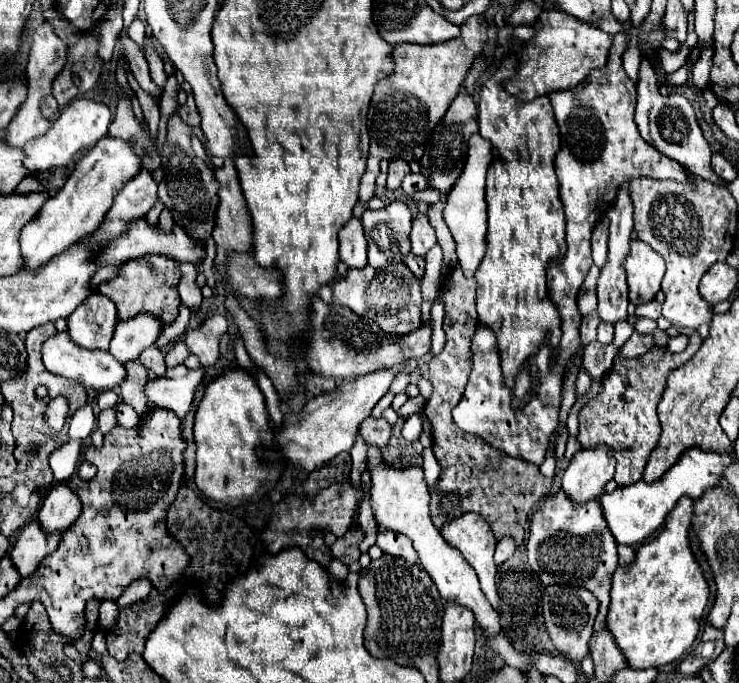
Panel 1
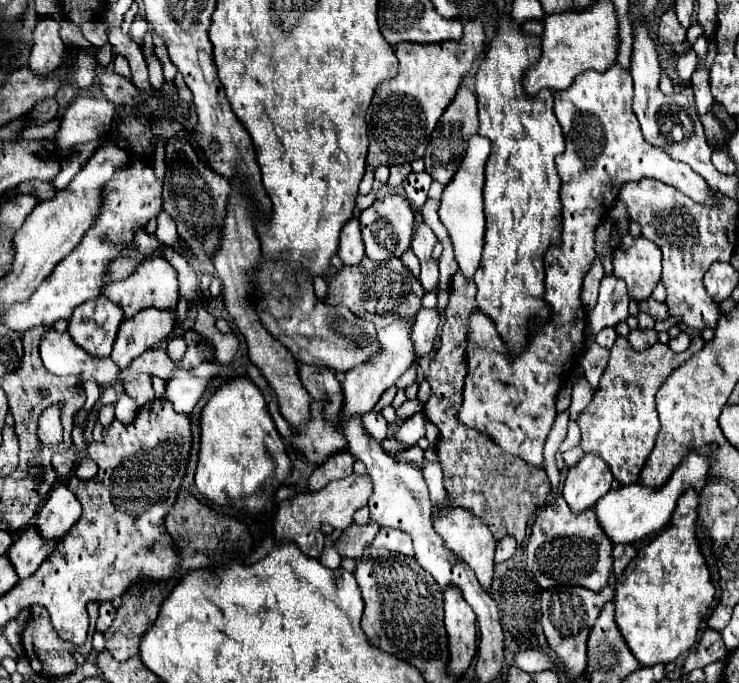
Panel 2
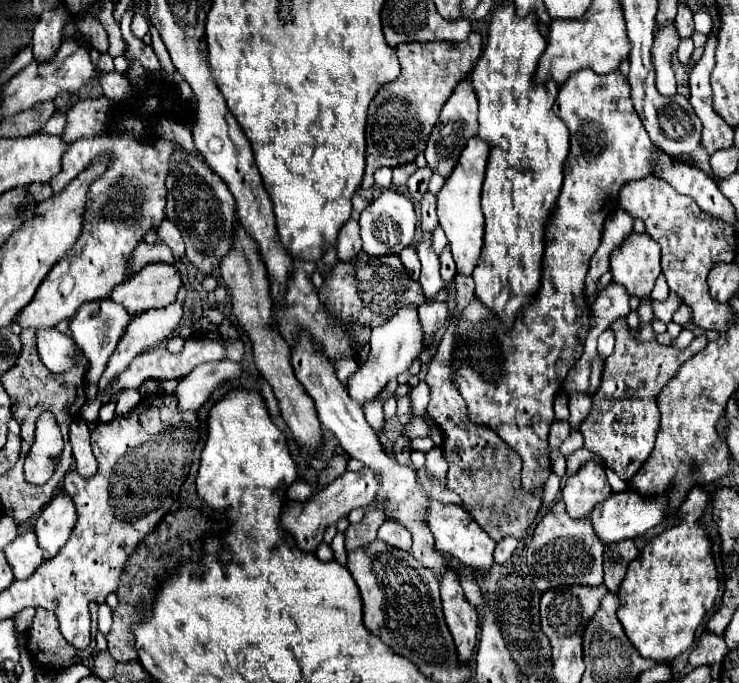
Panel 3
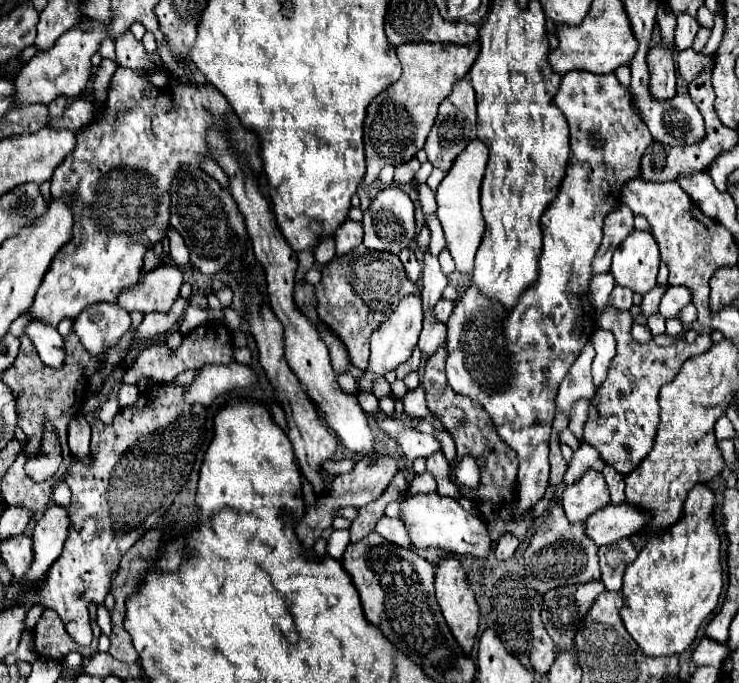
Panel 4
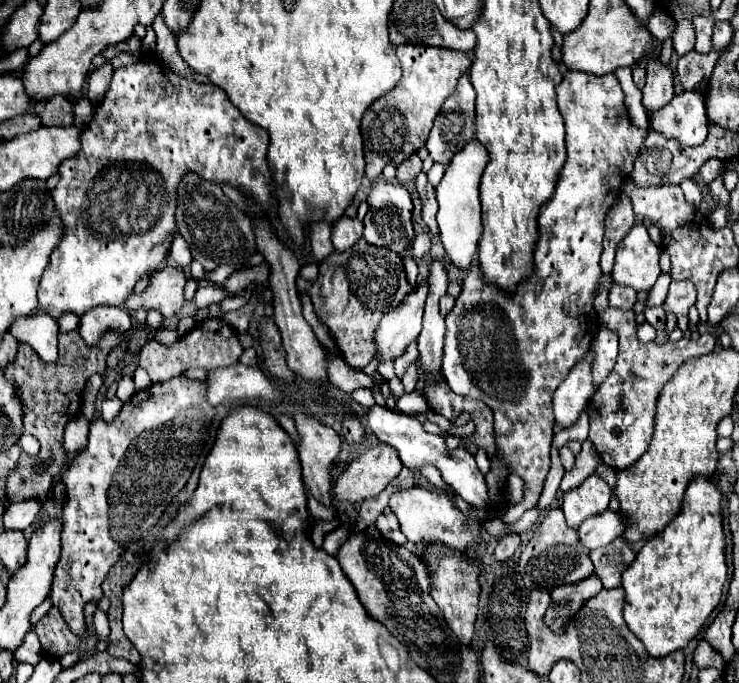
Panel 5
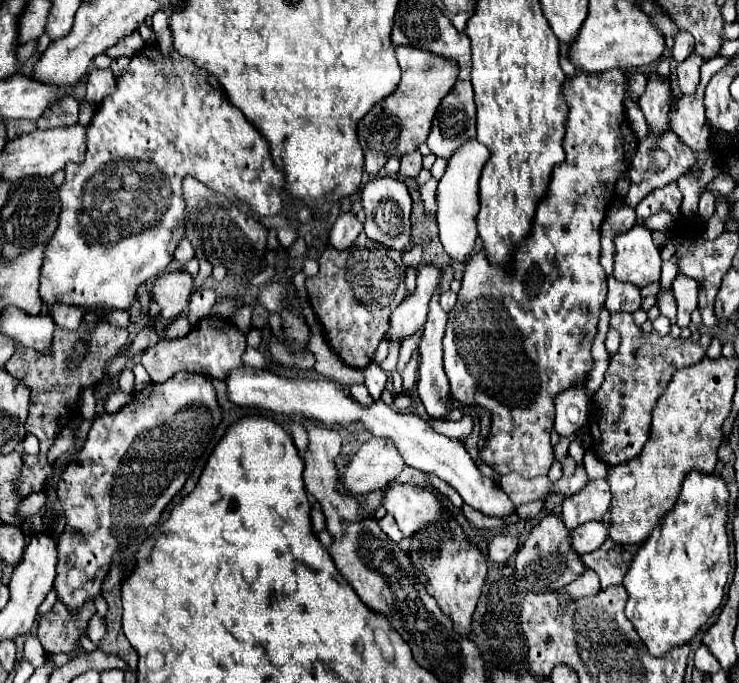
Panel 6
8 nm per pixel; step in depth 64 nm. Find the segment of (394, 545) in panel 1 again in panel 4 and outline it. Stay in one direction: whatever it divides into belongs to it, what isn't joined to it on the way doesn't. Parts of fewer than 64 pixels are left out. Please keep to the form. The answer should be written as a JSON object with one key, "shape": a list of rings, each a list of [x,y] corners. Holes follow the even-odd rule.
{"shape":[[[384,516],[384,518],[380,518],[380,524],[376,526],[376,532],[384,538],[384,540],[388,540],[388,542],[392,542],[392,544],[396,544],[396,546],[402,546],[402,548],[410,548],[410,536],[408,536],[408,532],[406,532],[406,528],[404,528],[404,522],[400,520],[400,518],[388,518],[388,516]]]}

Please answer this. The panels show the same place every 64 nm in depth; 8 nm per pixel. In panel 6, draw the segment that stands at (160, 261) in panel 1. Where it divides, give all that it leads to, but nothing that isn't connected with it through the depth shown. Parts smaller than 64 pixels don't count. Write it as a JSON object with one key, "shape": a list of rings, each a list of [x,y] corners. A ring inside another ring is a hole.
{"shape":[[[184,270],[162,274],[152,288],[152,298],[162,308],[160,316],[164,320],[178,318],[186,310],[190,294],[192,294],[192,276]]]}

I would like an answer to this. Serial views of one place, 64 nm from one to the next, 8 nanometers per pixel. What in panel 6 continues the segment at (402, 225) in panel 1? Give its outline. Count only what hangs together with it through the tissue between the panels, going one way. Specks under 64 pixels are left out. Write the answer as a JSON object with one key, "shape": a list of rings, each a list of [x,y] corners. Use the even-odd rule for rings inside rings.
{"shape":[[[372,178],[362,188],[362,206],[366,210],[364,234],[374,242],[384,244],[386,248],[402,252],[410,242],[410,210],[412,210],[412,198],[408,194],[406,184],[396,178]]]}

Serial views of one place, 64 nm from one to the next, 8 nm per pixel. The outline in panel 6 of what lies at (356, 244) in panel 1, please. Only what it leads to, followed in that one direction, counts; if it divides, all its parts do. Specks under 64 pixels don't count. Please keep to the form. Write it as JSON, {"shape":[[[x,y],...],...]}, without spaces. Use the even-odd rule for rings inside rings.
{"shape":[[[340,214],[330,230],[330,244],[338,250],[350,248],[360,232],[362,232],[362,222],[354,214]]]}

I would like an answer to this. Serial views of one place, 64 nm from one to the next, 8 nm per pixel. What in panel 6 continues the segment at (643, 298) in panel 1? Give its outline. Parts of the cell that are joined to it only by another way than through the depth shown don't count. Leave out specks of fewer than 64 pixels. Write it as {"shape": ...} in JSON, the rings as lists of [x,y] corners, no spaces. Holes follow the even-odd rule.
{"shape":[[[634,224],[622,236],[616,236],[614,276],[620,282],[644,288],[660,280],[660,248],[652,242],[652,234],[644,224]]]}

